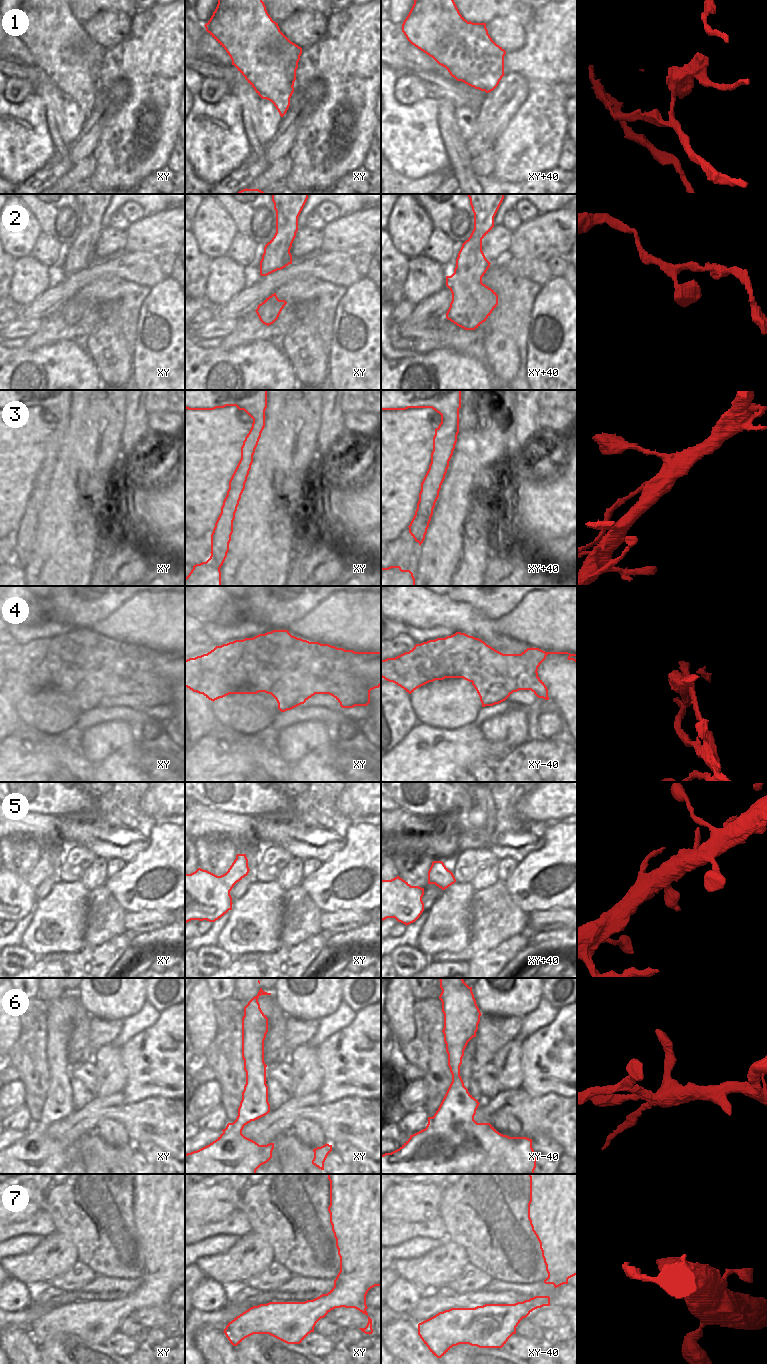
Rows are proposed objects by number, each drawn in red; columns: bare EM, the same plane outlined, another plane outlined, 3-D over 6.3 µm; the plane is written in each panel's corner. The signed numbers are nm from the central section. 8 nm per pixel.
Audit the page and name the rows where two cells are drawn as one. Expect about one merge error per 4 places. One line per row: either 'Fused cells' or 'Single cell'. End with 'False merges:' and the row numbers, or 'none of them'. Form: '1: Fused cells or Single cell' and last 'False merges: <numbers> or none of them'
1: Fused cells
2: Single cell
3: Fused cells
4: Fused cells
5: Single cell
6: Single cell
7: Single cell
False merges: 1, 3, 4.

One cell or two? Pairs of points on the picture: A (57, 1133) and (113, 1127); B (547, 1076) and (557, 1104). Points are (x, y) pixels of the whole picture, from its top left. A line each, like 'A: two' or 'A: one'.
A: two
B: two

